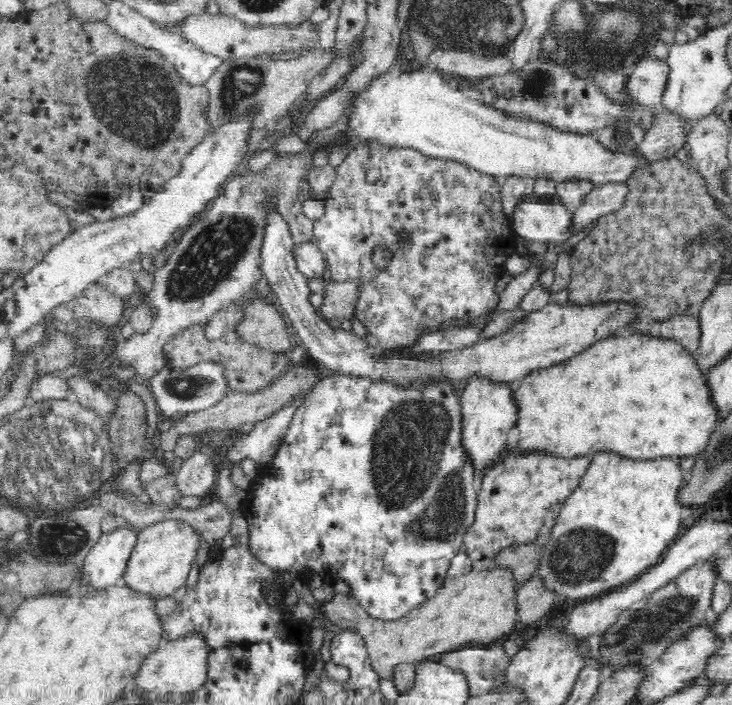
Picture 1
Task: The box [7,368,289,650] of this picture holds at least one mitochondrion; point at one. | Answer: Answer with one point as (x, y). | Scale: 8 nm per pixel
(62, 539)

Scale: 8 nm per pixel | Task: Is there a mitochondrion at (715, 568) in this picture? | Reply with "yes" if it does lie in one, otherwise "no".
no

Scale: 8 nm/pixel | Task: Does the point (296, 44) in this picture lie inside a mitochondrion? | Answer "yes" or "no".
no

